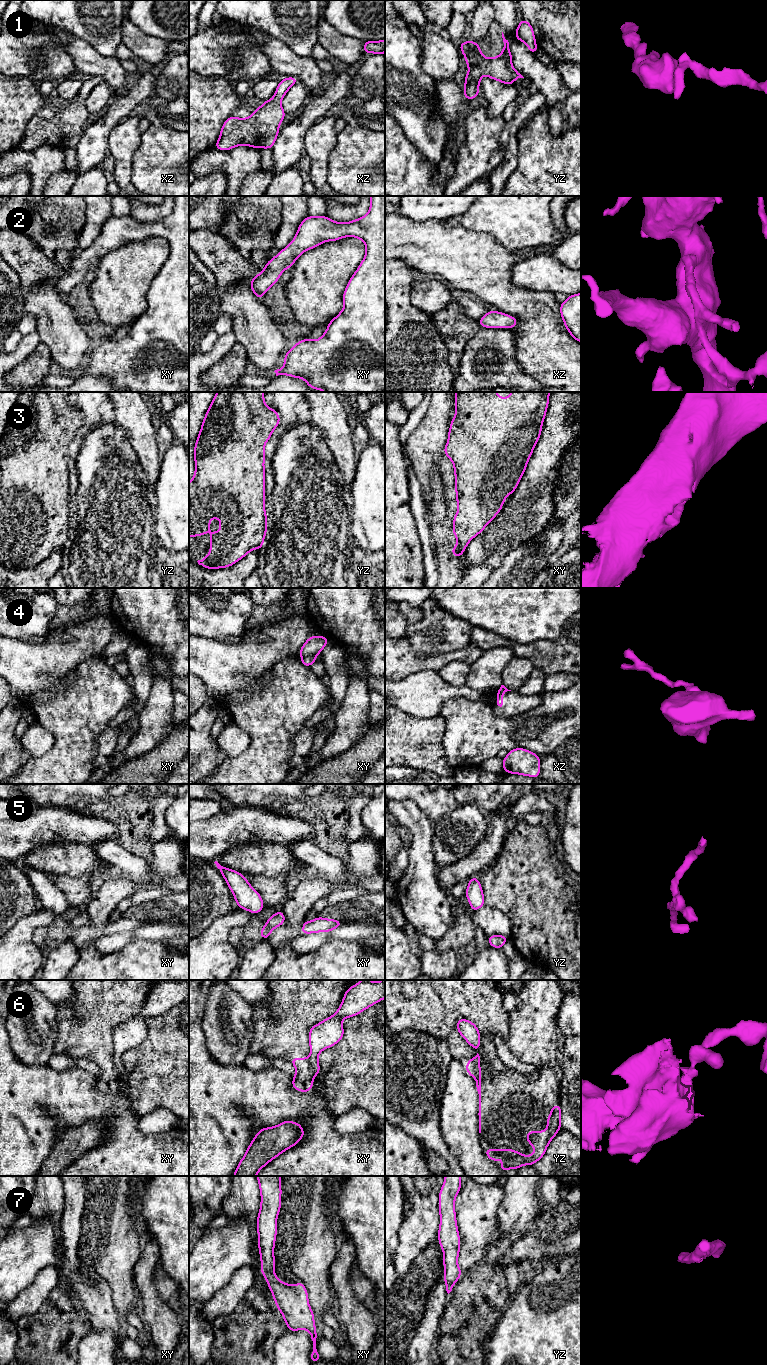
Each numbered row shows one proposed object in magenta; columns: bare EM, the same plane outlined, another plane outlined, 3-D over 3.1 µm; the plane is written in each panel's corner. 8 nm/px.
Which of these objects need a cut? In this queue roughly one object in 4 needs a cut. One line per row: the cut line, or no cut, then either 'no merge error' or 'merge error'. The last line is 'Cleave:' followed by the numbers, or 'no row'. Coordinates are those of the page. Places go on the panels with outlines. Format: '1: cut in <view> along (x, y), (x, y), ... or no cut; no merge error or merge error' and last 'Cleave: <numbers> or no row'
1: no cut; no merge error
2: no cut; no merge error
3: no cut; no merge error
4: cut in xy along (301, 655), (310, 657); merge error
5: no cut; no merge error
6: cut in xy along (308, 1058), (312, 1079); merge error
7: no cut; no merge error
Cleave: 4, 6

